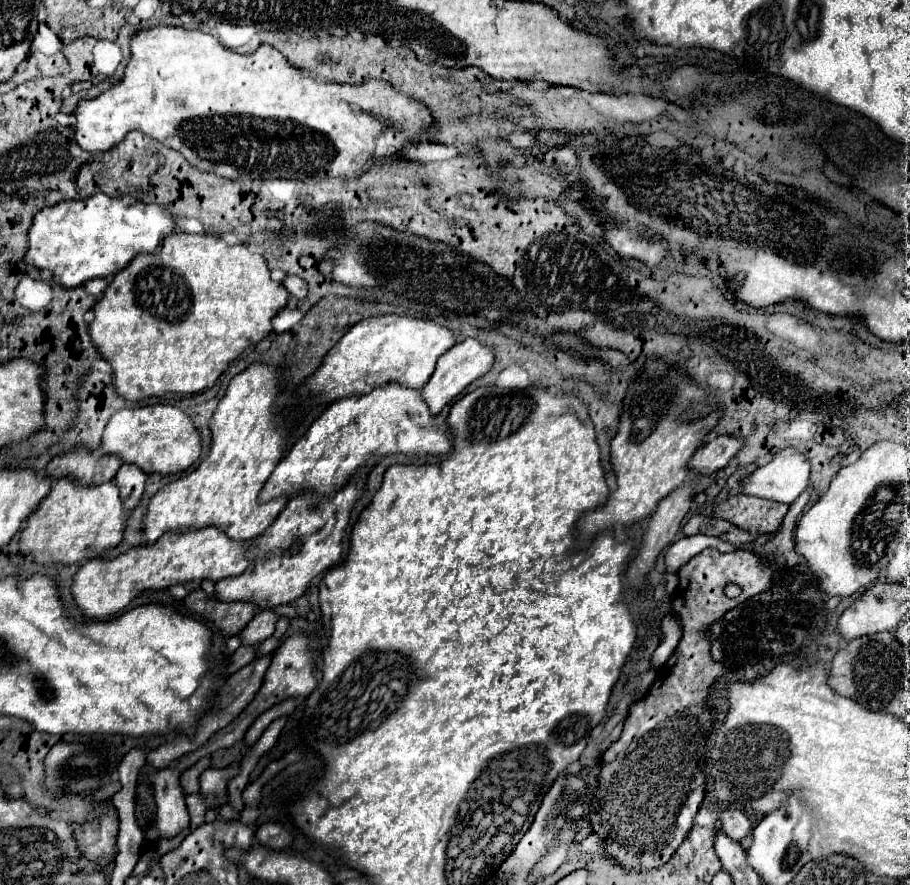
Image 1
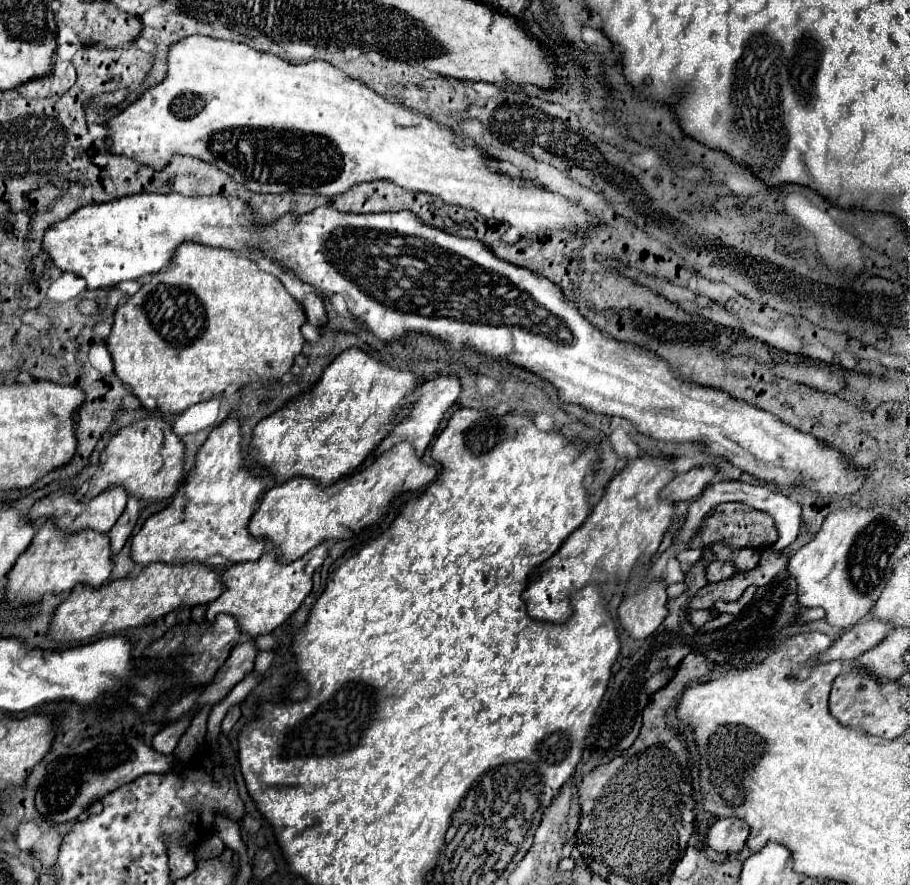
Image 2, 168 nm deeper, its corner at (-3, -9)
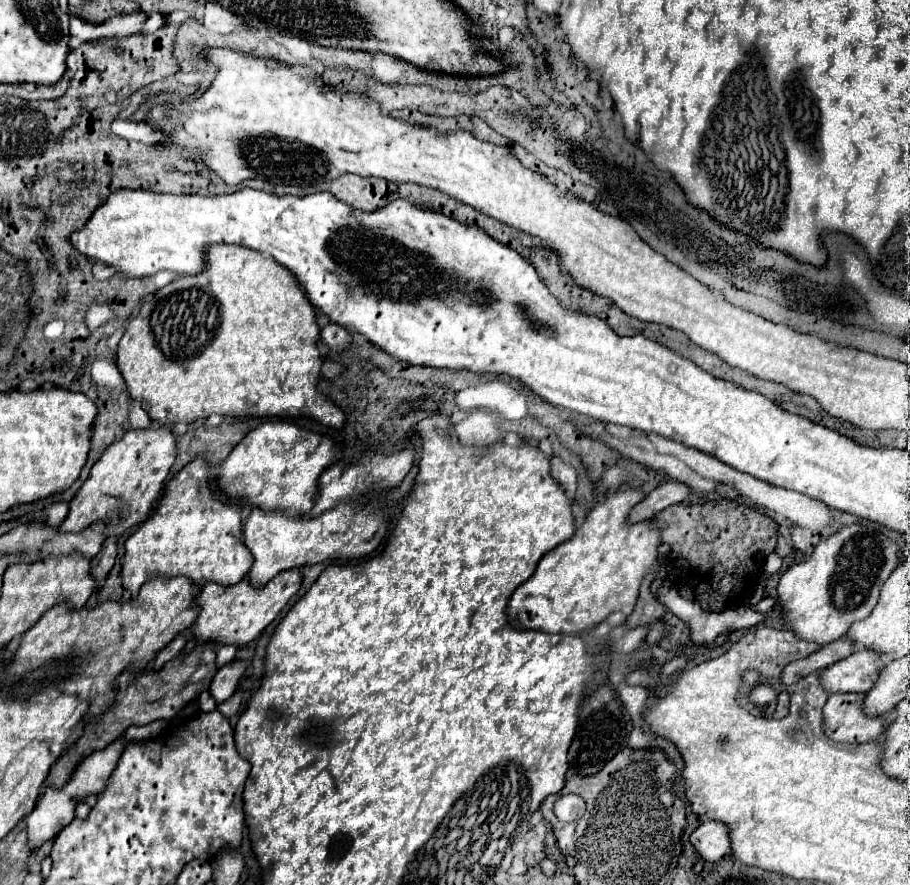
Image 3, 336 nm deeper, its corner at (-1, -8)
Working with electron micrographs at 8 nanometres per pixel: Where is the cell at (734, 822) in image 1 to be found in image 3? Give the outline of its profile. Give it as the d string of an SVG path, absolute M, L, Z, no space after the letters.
M703 820L703 824L697 830L693 830L689 840L695 852L699 854L699 858L707 862L717 862L731 850L727 826L715 820Z

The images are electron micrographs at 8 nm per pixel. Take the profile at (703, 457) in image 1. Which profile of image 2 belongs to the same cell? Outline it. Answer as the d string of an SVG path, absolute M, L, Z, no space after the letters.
M705 465L697 471L691 469L687 473L681 473L677 475L663 491L661 495L665 499L671 499L671 501L691 501L695 497L699 497L703 493L703 489L713 481L713 477L717 475L717 467L713 465Z

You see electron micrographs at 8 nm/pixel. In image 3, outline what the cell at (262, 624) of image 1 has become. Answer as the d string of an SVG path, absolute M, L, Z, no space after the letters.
M239 660L231 662L229 666L223 666L221 670L217 670L217 674L215 674L215 678L209 686L211 696L215 696L217 702L225 702L227 698L231 698L243 670L245 670L245 662L239 662Z

